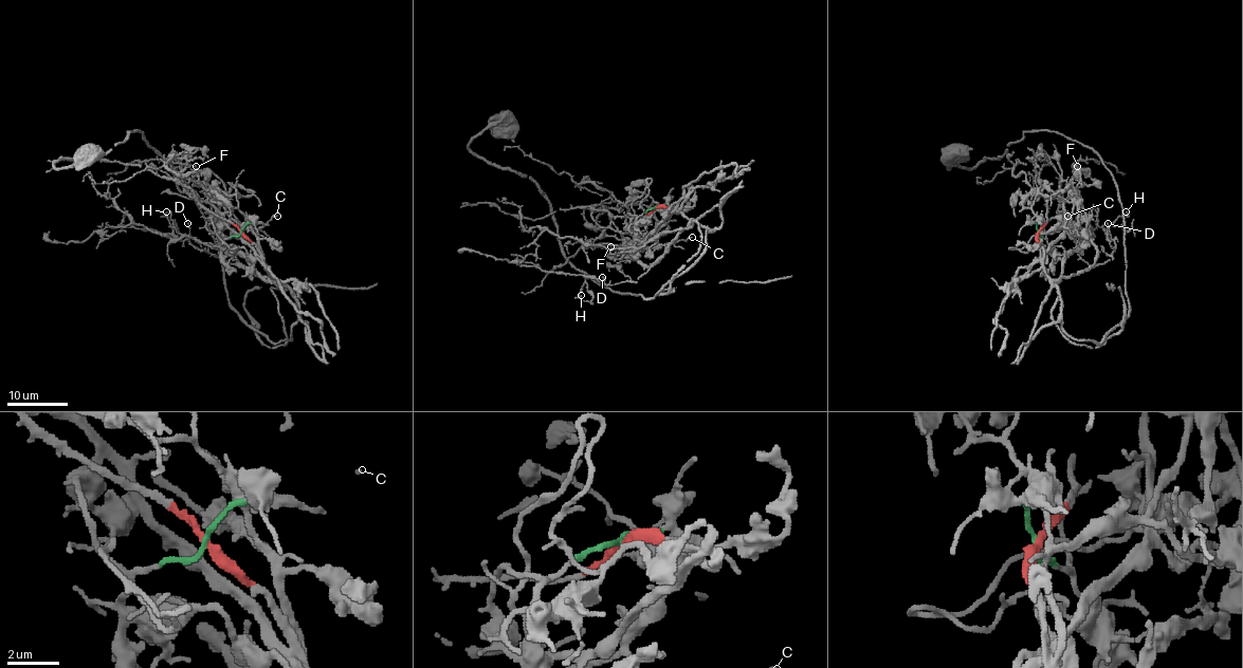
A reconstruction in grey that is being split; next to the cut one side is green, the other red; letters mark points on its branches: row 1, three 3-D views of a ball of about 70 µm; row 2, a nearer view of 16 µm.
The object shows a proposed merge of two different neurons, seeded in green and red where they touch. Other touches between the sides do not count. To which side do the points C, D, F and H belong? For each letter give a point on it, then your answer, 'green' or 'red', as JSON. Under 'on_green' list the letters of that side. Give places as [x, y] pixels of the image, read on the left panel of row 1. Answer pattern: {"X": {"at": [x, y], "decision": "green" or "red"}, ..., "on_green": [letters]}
{"C": {"at": [277, 216], "decision": "green"}, "D": {"at": [187, 223], "decision": "green"}, "F": {"at": [196, 166], "decision": "red"}, "H": {"at": [166, 211], "decision": "green"}, "on_green": ["C", "D", "H"]}

